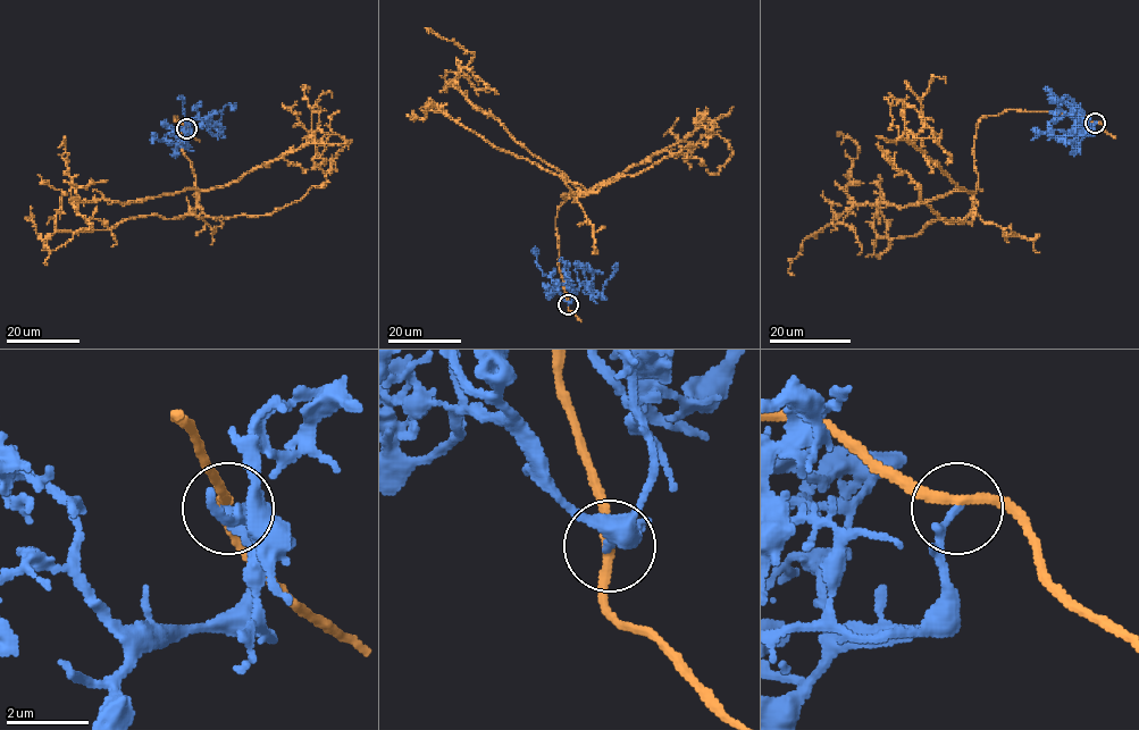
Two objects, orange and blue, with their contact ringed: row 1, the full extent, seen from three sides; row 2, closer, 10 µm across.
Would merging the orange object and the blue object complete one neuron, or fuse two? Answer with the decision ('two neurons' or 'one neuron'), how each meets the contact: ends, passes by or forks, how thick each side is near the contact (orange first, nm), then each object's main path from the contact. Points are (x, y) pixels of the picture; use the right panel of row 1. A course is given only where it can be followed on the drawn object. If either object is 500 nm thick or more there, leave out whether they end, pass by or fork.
two neurons; orange passes by; blue ends; calibres 240 and 200 nm; course orange (1095, 122), (1052, 110), (987, 115), (972, 151), (974, 191), (903, 207), (856, 203), (807, 236), (795, 274); course blue (1095, 123), (1085, 135), (1074, 112), (1083, 120), (1081, 110), (1068, 97), (1049, 95)

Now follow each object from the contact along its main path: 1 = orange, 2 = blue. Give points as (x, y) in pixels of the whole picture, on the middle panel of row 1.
1: (568, 303), (555, 221), (562, 195), (577, 198), (580, 191), (459, 89), (458, 73), (474, 55), (429, 34)
2: (568, 303), (571, 288), (575, 291), (581, 285), (592, 293), (601, 293), (618, 262)

